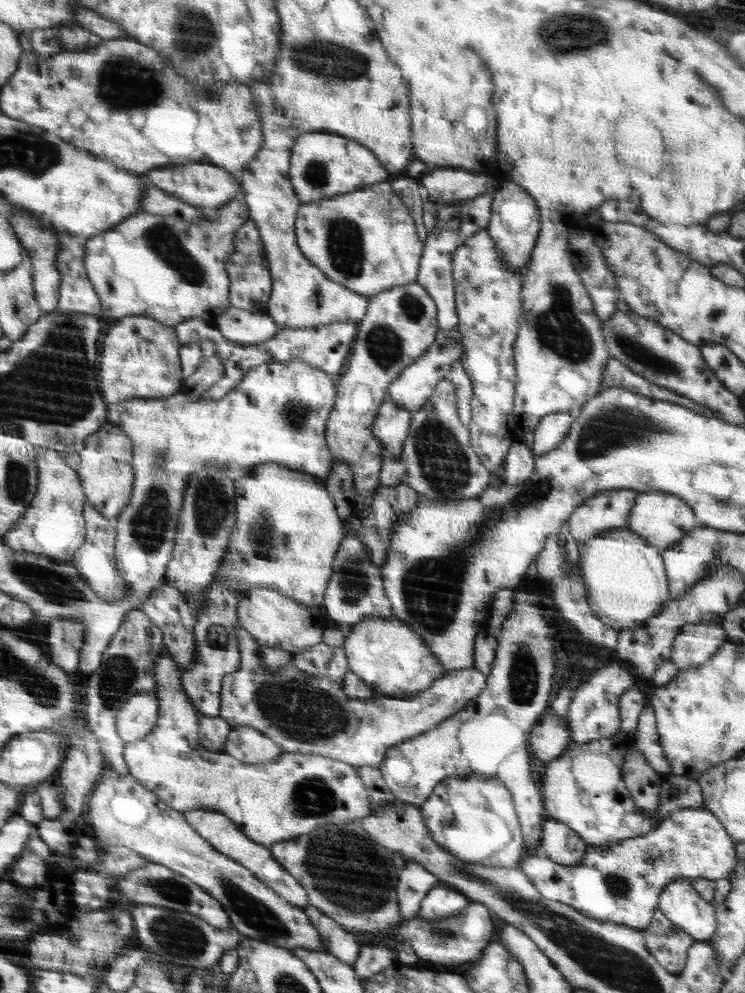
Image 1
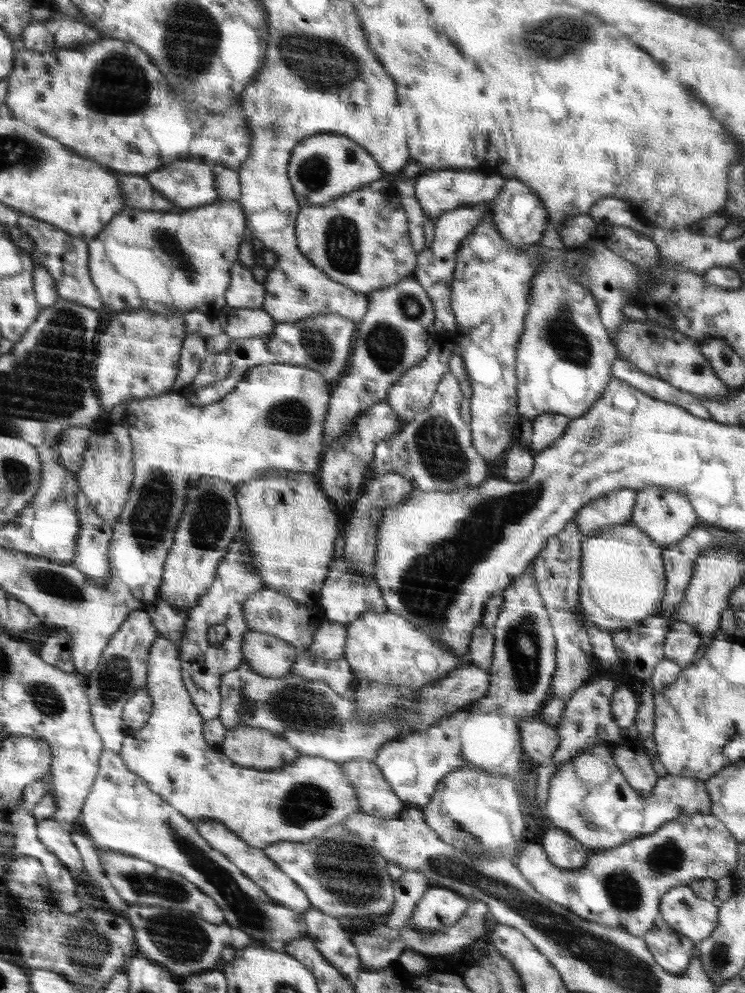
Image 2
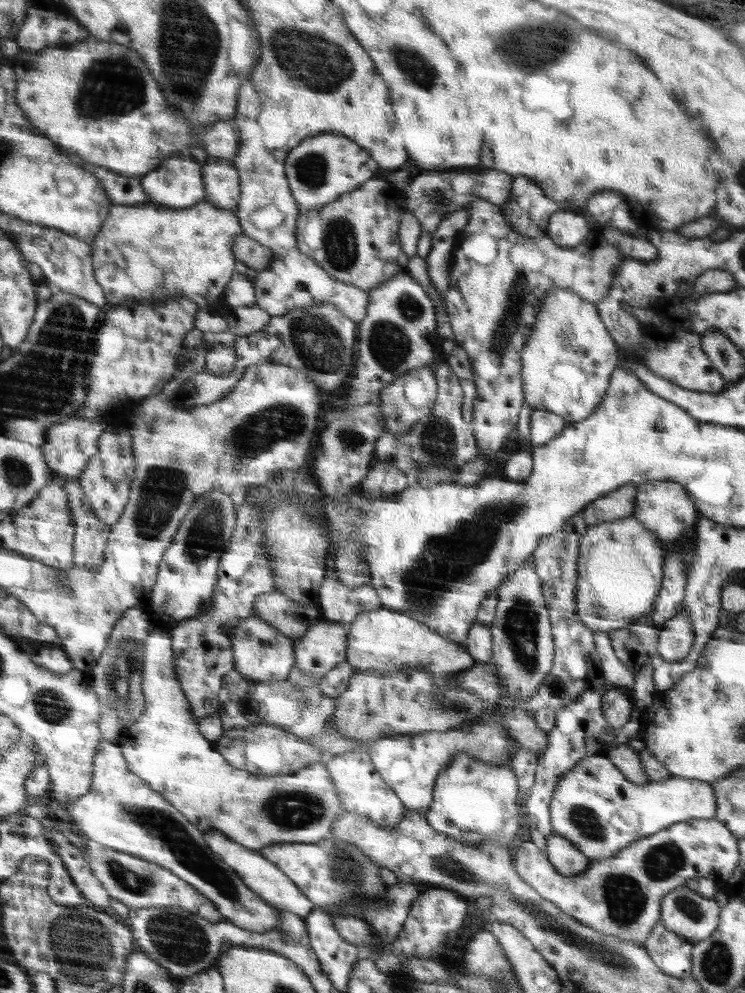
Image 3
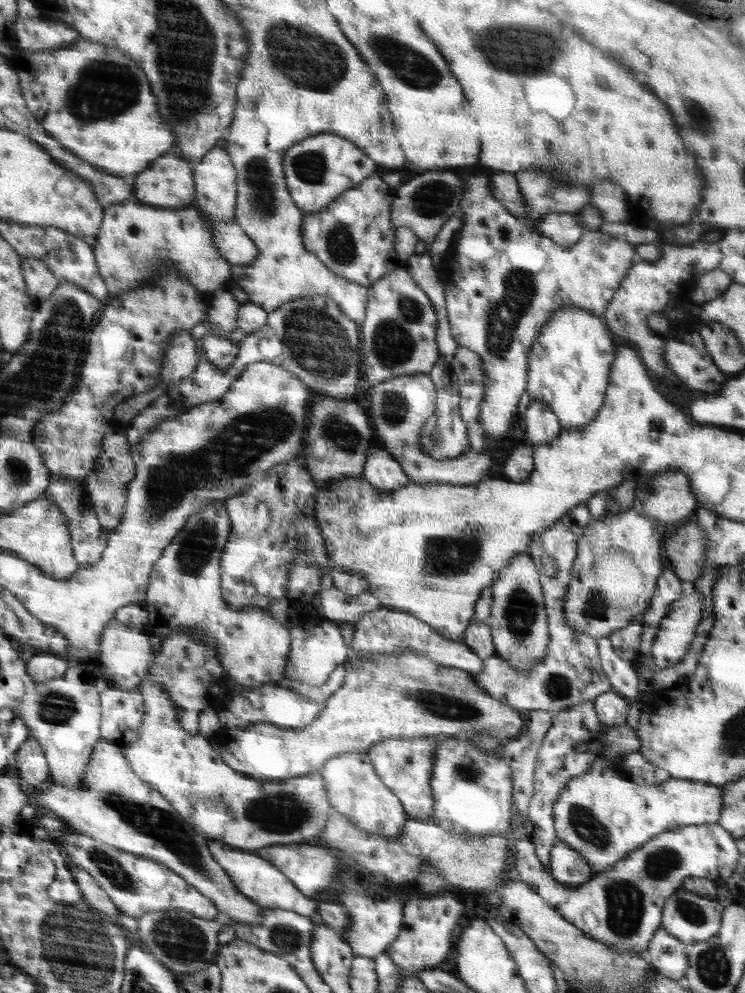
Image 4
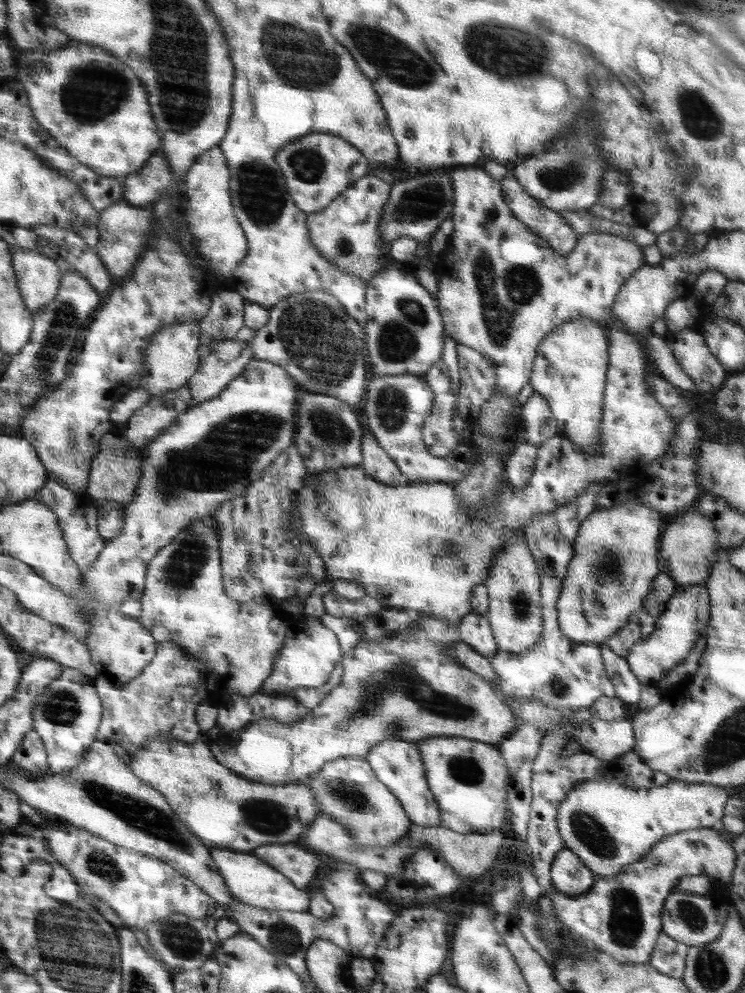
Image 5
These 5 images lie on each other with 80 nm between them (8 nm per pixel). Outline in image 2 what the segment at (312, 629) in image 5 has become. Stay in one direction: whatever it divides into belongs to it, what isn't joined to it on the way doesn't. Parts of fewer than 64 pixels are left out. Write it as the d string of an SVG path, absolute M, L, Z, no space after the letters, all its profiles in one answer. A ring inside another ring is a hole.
M318 621L315 628L314 640L307 650L315 658L325 660L339 660L346 651L346 626L332 621Z

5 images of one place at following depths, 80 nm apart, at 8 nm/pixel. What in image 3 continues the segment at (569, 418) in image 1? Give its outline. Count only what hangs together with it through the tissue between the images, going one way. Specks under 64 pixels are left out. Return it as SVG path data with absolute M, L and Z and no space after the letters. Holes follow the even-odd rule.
M533 409L530 416L530 438L533 448L556 438L565 428L565 420L546 409Z

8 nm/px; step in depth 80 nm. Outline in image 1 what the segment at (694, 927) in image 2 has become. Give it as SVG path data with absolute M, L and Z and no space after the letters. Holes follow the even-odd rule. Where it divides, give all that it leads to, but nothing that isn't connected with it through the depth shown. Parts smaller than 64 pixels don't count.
M677 878L660 898L660 910L676 926L683 927L696 941L708 940L718 928L718 915L711 902L704 900L690 878Z

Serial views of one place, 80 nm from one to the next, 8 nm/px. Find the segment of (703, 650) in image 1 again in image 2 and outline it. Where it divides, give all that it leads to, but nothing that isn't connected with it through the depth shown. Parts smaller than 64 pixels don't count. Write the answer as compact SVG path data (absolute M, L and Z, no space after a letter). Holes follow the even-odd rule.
M674 621L667 632L663 653L684 668L696 662L695 654L700 647L703 648L703 638L700 638L699 630L688 623Z

